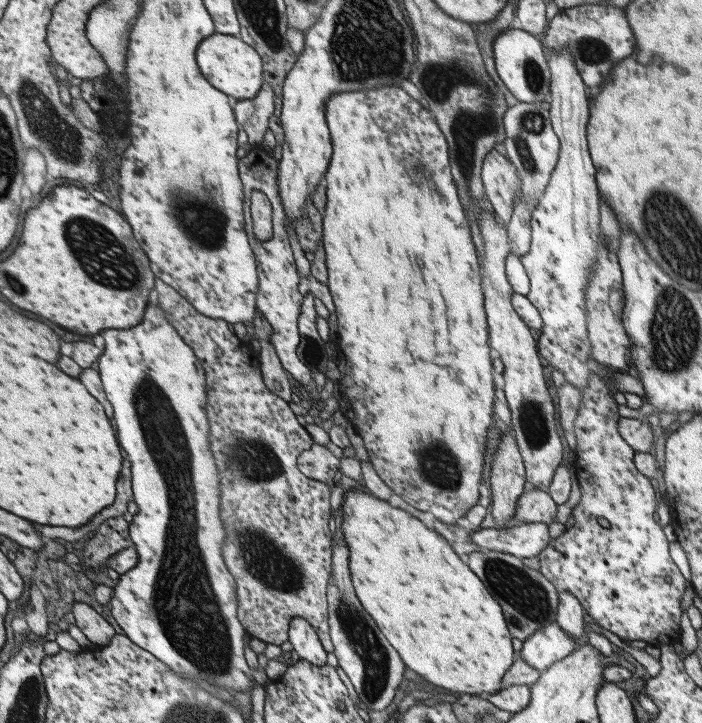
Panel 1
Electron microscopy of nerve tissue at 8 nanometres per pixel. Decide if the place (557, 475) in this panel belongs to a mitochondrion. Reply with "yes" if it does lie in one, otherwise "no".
no

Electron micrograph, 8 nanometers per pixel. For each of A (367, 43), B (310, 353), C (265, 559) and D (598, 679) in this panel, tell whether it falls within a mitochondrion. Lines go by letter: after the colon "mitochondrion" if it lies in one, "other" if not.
A: mitochondrion
B: mitochondrion
C: mitochondrion
D: other

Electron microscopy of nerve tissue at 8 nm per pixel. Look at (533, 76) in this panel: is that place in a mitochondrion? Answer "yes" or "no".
yes

